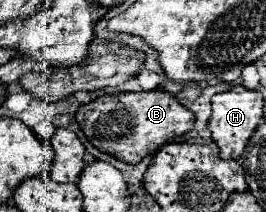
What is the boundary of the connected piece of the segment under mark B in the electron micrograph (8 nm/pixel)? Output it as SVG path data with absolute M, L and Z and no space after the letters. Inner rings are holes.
M162 90L126 92L110 96L106 94L90 104L80 106L76 112L76 120L92 146L128 164L138 164L144 156L154 154L172 138L182 136L194 126L194 114L184 108L176 100L176 96L170 96Z

